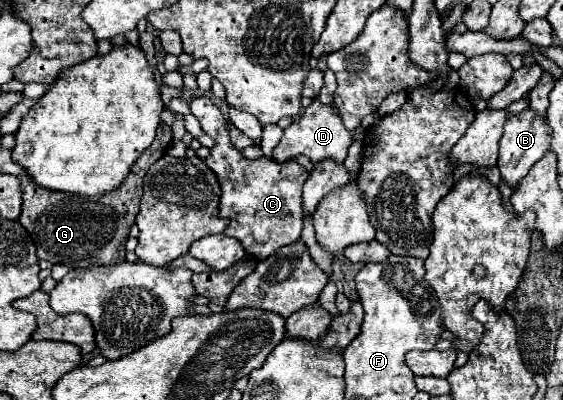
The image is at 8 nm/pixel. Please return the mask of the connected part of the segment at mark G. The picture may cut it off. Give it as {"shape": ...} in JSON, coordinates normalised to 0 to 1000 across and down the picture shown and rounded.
{"shape":[[[286,308],[275,338],[275,353],[236,408],[218,463],[211,463],[208,473],[187,488],[144,493],[144,488],[112,483],[112,478],[91,478],[91,473],[69,468],[52,443],[52,433],[41,433],[37,438],[41,528],[37,528],[34,558],[59,593],[66,613],[66,643],[87,658],[123,663],[126,673],[165,668],[165,663],[204,663],[204,658],[222,653],[222,603],[229,593],[229,568],[240,558],[240,543],[247,528],[254,443],[261,423],[279,398],[290,393],[304,348],[307,348],[304,318]]]}

